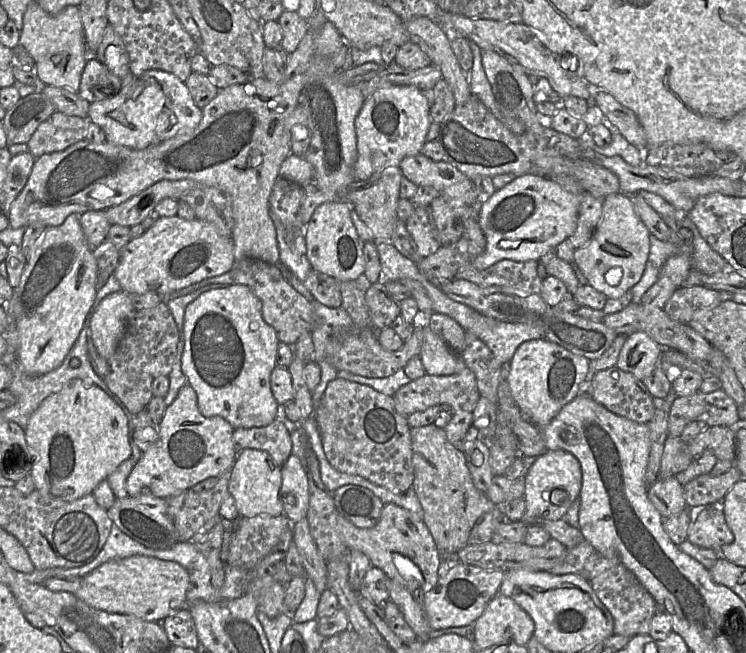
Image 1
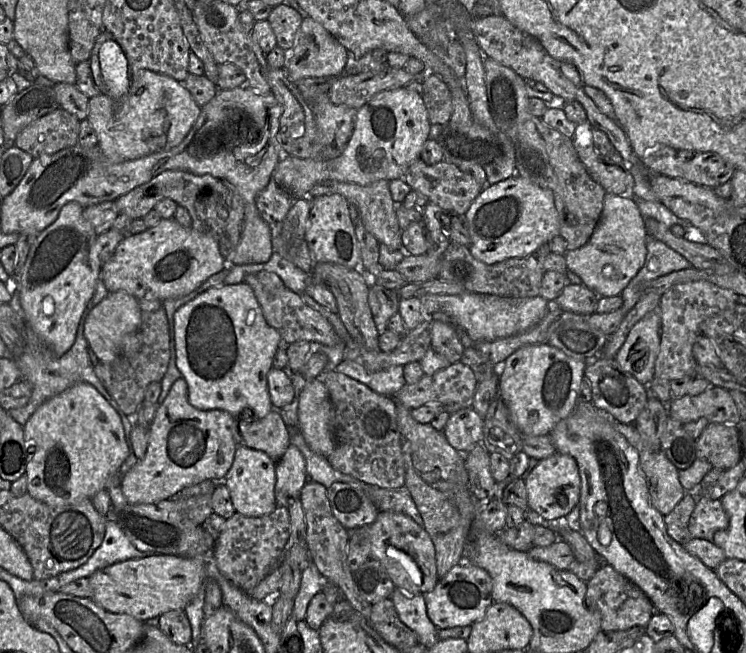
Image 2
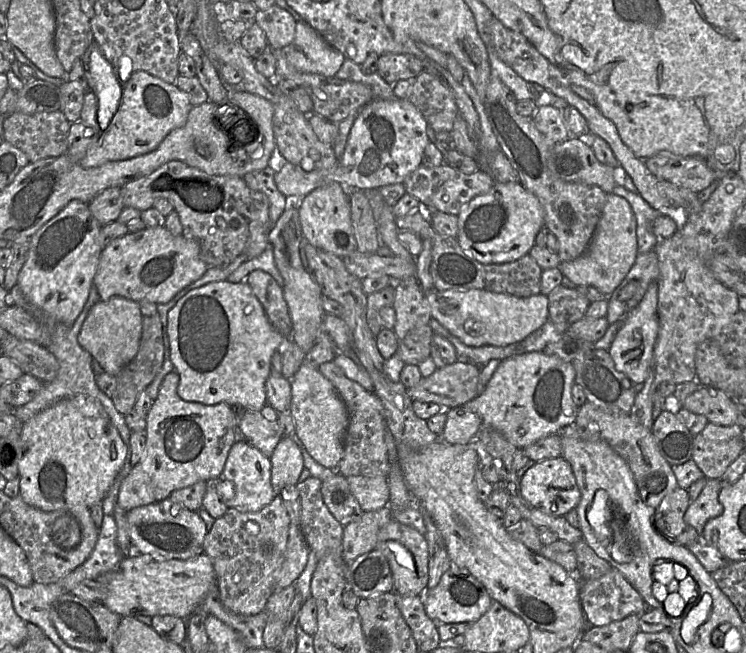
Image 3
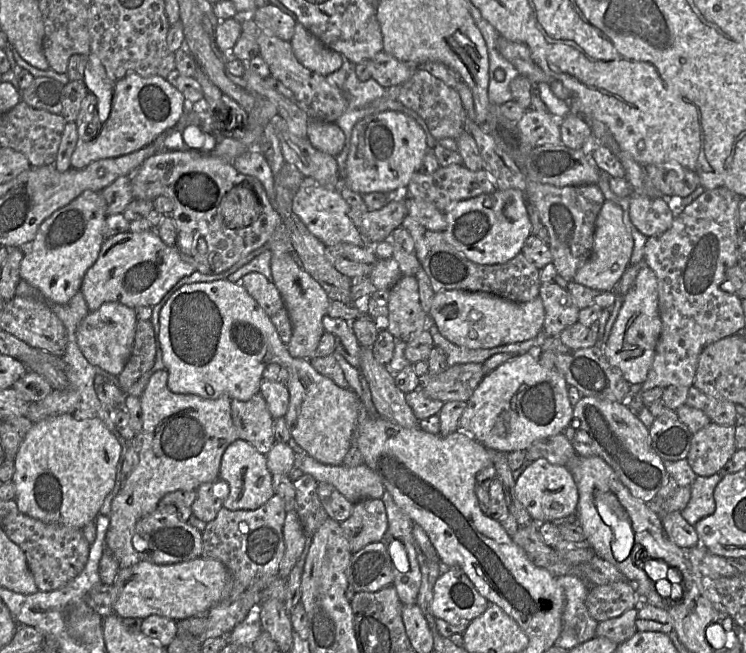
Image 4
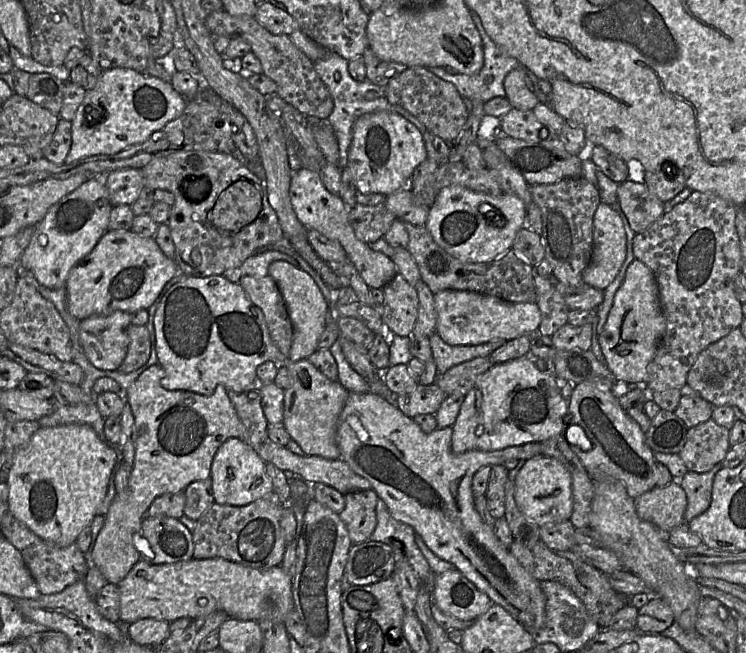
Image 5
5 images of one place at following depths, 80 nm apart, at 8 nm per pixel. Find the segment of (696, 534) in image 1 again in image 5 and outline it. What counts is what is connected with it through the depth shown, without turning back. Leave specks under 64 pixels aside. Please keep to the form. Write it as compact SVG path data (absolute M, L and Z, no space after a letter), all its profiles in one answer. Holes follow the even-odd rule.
M719 463L706 473L688 471L681 479L679 485L687 496L687 508L683 516L685 523L688 524L709 508L714 477L721 468L722 464Z

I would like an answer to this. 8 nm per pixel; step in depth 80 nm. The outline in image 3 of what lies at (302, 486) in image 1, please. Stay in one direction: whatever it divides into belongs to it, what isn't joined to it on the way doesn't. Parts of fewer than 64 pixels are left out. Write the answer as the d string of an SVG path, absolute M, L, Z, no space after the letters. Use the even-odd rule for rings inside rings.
M284 437L278 443L271 461L271 481L276 495L287 486L296 486L303 471L304 459L297 445L289 438Z

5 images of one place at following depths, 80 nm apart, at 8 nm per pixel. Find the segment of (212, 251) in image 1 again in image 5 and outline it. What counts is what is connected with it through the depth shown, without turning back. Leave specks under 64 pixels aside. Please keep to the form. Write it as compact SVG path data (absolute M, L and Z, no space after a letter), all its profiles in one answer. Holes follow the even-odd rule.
M107 230L94 249L70 271L65 283L67 307L71 315L83 320L93 315L108 315L116 310L133 313L148 309L159 297L166 283L179 271L174 259L168 258L153 237L143 237L130 230Z

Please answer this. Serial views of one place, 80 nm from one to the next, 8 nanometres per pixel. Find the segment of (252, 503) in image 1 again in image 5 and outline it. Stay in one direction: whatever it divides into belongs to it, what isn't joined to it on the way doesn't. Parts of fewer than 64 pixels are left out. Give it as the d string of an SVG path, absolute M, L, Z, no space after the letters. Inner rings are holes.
M229 438L218 449L211 467L212 490L215 502L222 505L246 506L273 492L271 478L265 469L266 462L258 455L251 445L239 438Z

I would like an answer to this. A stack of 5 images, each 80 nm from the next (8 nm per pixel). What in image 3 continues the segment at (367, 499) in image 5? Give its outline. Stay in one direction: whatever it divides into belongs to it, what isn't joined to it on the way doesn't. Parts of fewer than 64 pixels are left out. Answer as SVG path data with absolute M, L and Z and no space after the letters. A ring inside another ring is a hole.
M389 506L376 511L363 511L361 516L343 527L342 557L345 563L350 565L358 556L375 549L377 536L380 529L392 518L392 510Z

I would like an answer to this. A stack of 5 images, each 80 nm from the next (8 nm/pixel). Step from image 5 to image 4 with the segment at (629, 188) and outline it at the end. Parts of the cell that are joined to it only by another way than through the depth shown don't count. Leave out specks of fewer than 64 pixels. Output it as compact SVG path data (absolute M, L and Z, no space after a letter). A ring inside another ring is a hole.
M629 195L629 216L636 229L647 237L658 236L673 224L674 216L664 197Z

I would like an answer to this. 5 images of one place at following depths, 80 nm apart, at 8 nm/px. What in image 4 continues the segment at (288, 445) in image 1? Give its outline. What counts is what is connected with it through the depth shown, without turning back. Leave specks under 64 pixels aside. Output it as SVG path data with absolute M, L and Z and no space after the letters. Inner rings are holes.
M260 392L247 401L231 399L231 415L239 438L267 455L276 443L273 428L275 419Z

